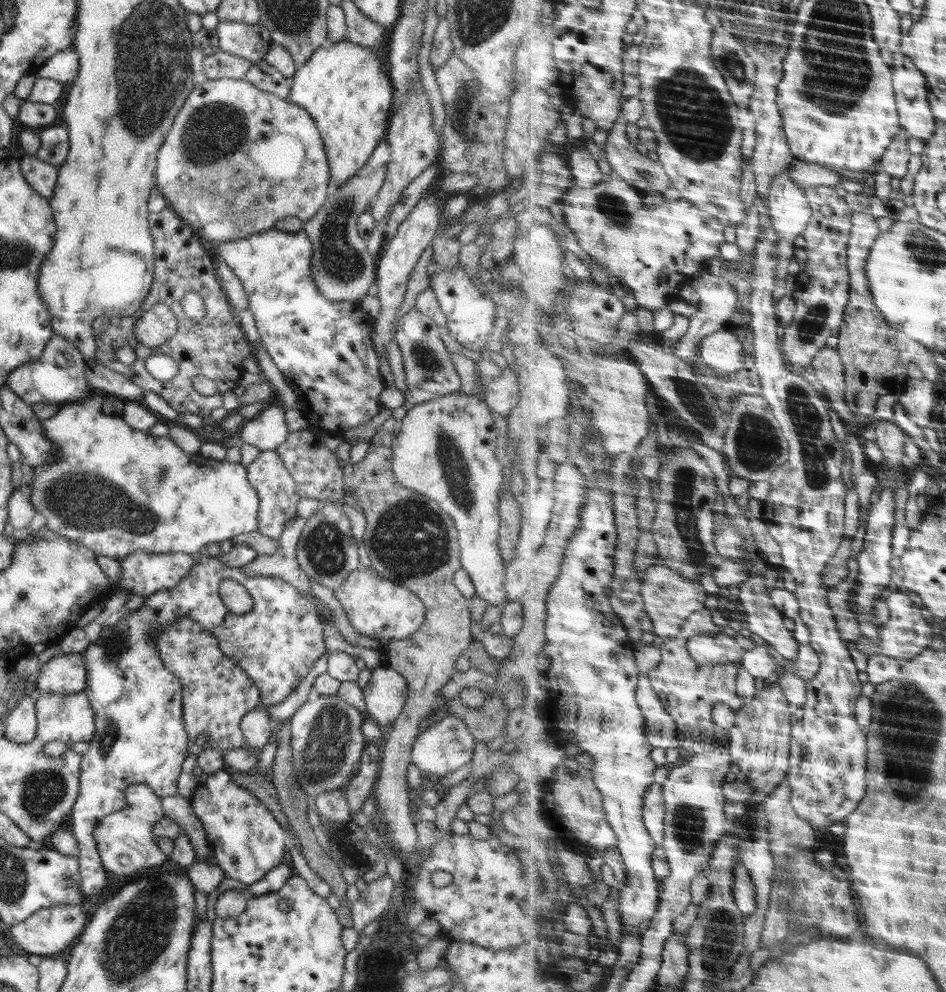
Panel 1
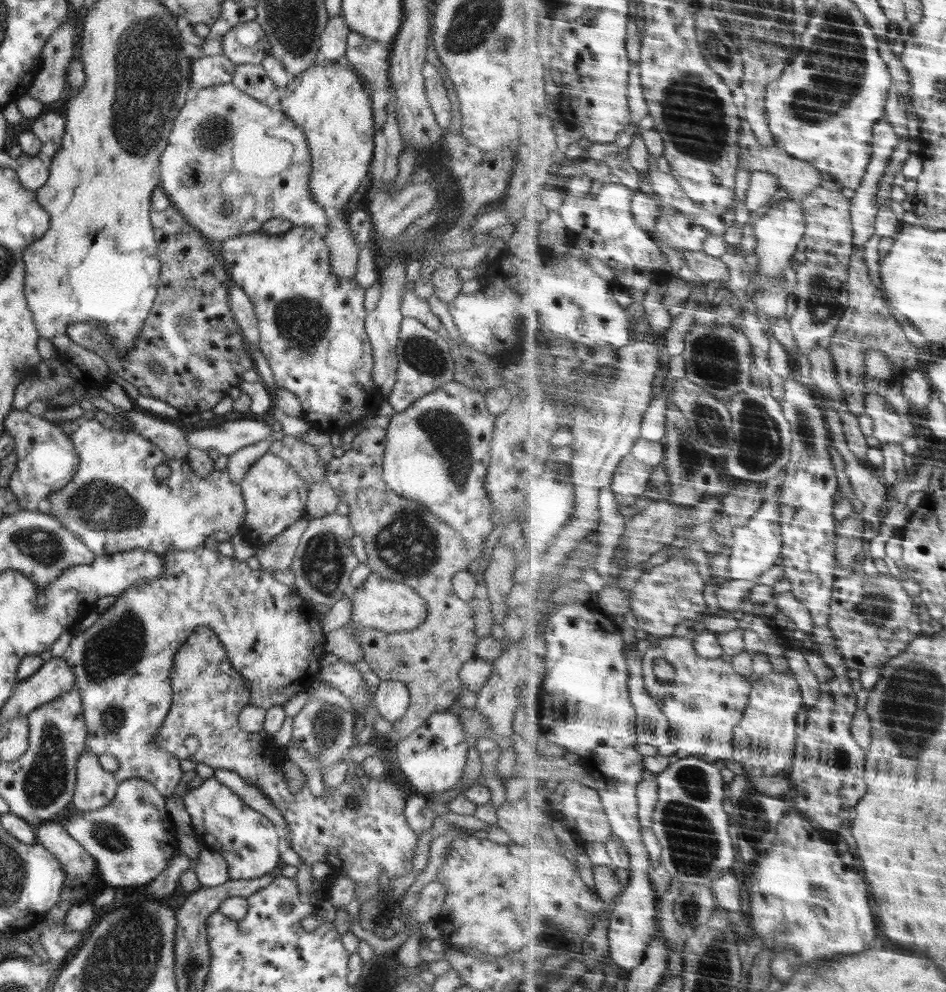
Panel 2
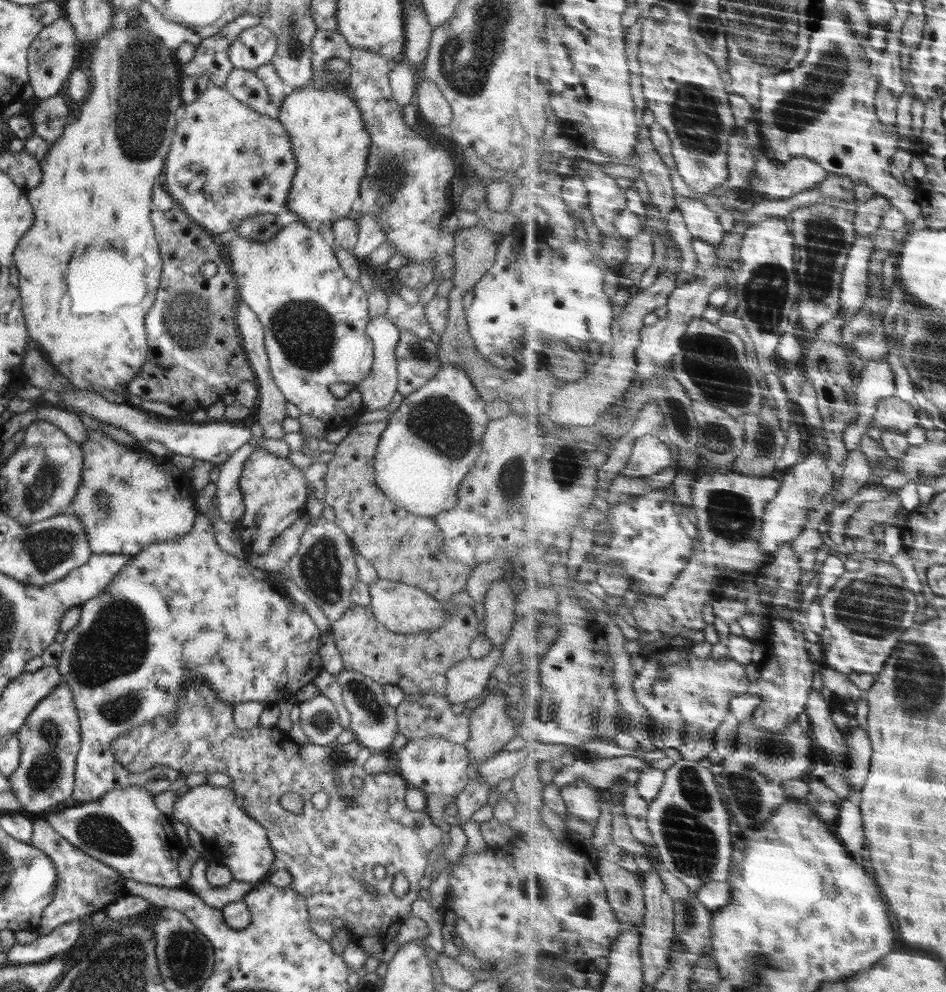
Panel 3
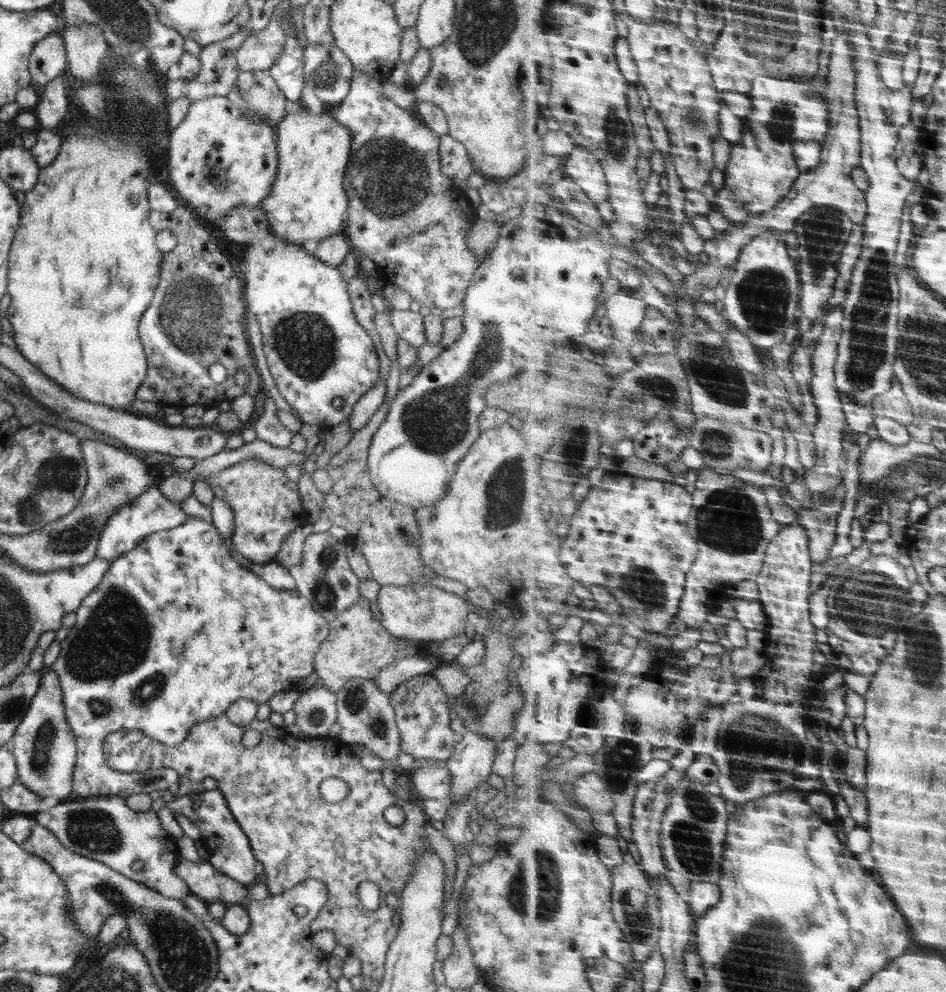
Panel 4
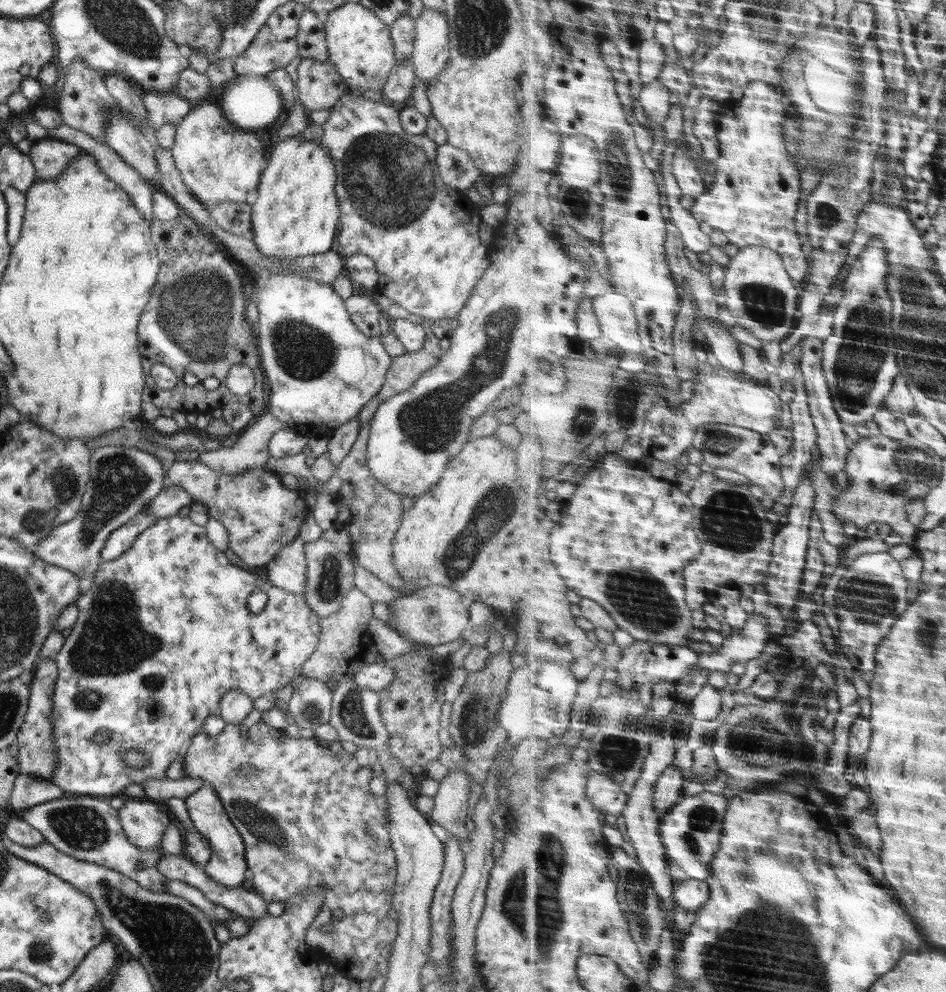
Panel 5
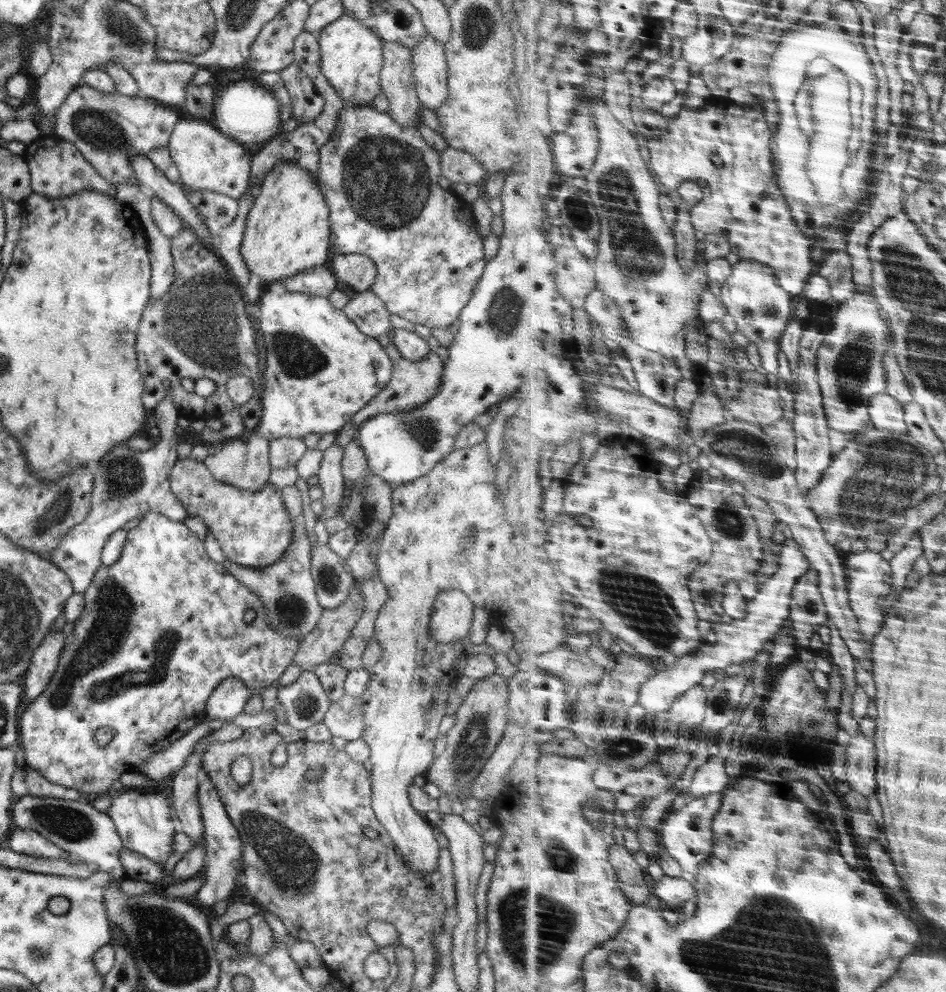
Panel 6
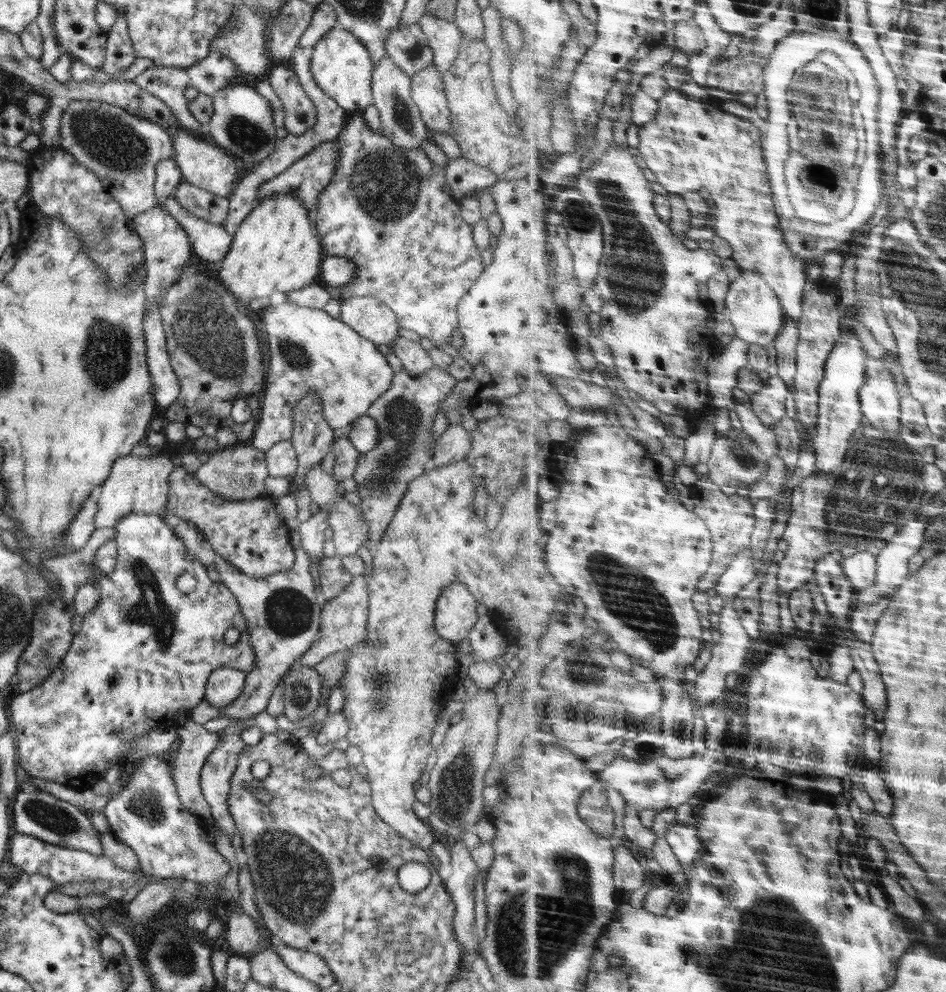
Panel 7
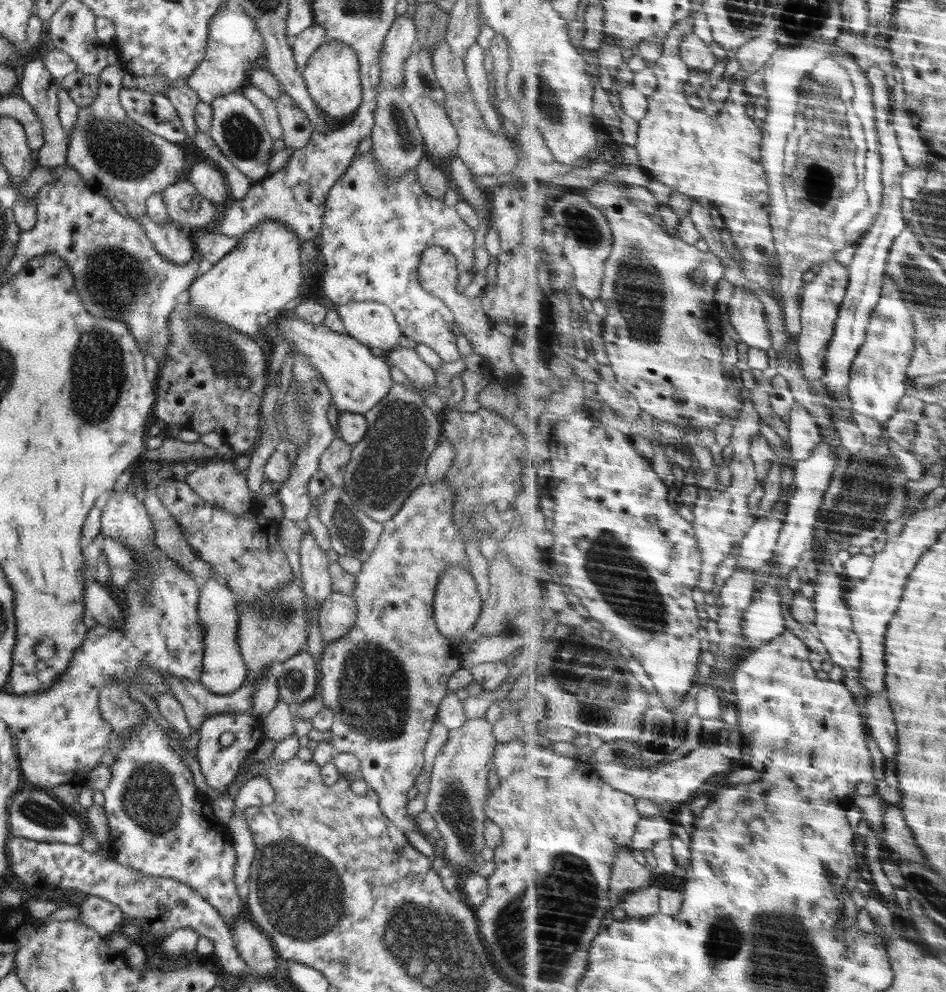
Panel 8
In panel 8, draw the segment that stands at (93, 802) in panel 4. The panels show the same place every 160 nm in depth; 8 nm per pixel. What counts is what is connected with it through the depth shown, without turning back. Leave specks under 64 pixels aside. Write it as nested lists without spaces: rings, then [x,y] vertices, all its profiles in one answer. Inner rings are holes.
[[[26,789],[17,792],[9,805],[9,826],[14,837],[48,843],[80,844],[82,827],[73,812],[49,791]]]

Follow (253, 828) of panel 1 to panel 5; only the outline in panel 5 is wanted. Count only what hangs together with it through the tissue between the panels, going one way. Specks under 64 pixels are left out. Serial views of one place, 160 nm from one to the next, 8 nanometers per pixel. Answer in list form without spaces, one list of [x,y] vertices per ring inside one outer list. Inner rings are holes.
[[[202,786],[185,798],[185,805],[193,826],[208,841],[213,852],[208,862],[203,865],[203,871],[211,876],[214,882],[220,882],[224,886],[234,888],[242,885],[246,880],[244,874],[248,869],[245,859],[245,844],[240,833],[228,818],[216,791],[211,786]]]

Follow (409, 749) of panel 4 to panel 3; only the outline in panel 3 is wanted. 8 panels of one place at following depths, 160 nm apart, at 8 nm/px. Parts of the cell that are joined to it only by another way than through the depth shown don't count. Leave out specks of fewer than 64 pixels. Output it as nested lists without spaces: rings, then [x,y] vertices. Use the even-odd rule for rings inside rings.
[[[428,693],[420,695],[415,701],[404,699],[397,712],[397,730],[402,732],[408,741],[426,738],[429,734],[439,734],[454,744],[464,744],[470,738],[469,719],[456,715],[451,710],[451,703],[442,695]]]

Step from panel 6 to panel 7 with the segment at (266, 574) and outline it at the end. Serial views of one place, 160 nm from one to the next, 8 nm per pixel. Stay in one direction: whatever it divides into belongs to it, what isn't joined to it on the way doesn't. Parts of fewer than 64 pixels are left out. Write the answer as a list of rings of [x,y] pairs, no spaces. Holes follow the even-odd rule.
[[[292,492],[287,493],[282,497],[276,497],[273,499],[276,506],[276,511],[279,519],[287,526],[291,533],[291,544],[295,552],[294,565],[290,569],[286,569],[280,573],[272,574],[267,578],[250,578],[244,573],[240,573],[236,567],[225,562],[223,558],[216,554],[210,546],[210,543],[204,538],[204,535],[198,530],[198,527],[192,523],[188,522],[174,514],[166,514],[166,516],[161,516],[161,519],[167,524],[184,543],[186,550],[195,556],[205,568],[216,566],[216,571],[219,573],[219,579],[222,583],[226,585],[226,588],[236,597],[239,604],[240,612],[244,617],[247,631],[249,632],[250,646],[252,646],[255,652],[255,667],[245,675],[245,685],[244,690],[234,699],[230,706],[226,706],[224,710],[218,710],[214,706],[210,706],[209,702],[206,700],[200,701],[198,706],[191,711],[188,715],[196,724],[202,725],[214,719],[220,717],[228,717],[228,719],[244,720],[255,718],[259,713],[267,710],[267,705],[269,704],[269,698],[272,696],[274,689],[281,684],[281,680],[289,671],[289,668],[296,664],[299,658],[312,646],[312,643],[317,638],[319,633],[319,621],[321,620],[321,598],[315,589],[314,578],[310,574],[310,559],[306,554],[306,551],[302,548],[300,542],[300,535],[298,528],[300,522],[296,519],[298,516],[298,504],[297,496],[292,494]]]

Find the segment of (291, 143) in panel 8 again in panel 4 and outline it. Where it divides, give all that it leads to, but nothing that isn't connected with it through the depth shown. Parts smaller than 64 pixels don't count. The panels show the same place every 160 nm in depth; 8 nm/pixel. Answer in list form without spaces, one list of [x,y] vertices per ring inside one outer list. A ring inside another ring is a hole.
[[[336,42],[309,44],[304,51],[303,73],[306,86],[314,88],[314,93],[324,106],[336,106],[344,101],[351,88],[354,68]]]

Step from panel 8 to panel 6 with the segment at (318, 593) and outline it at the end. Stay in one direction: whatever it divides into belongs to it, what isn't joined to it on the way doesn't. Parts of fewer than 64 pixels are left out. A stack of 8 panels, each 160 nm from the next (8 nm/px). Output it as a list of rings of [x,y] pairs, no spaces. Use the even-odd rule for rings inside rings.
[[[336,442],[323,452],[318,473],[318,483],[324,493],[321,498],[324,512],[320,514],[320,520],[325,521],[338,514],[336,509],[341,505],[343,493],[348,484],[341,472],[342,458],[344,458],[344,447],[340,447]]]

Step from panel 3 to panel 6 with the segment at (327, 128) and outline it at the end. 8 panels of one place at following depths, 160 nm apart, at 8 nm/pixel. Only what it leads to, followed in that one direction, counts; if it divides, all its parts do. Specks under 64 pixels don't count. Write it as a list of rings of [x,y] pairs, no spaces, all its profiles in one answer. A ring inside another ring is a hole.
[[[287,160],[266,174],[258,192],[247,214],[240,254],[246,268],[260,278],[264,288],[330,260],[329,208],[316,175]]]

